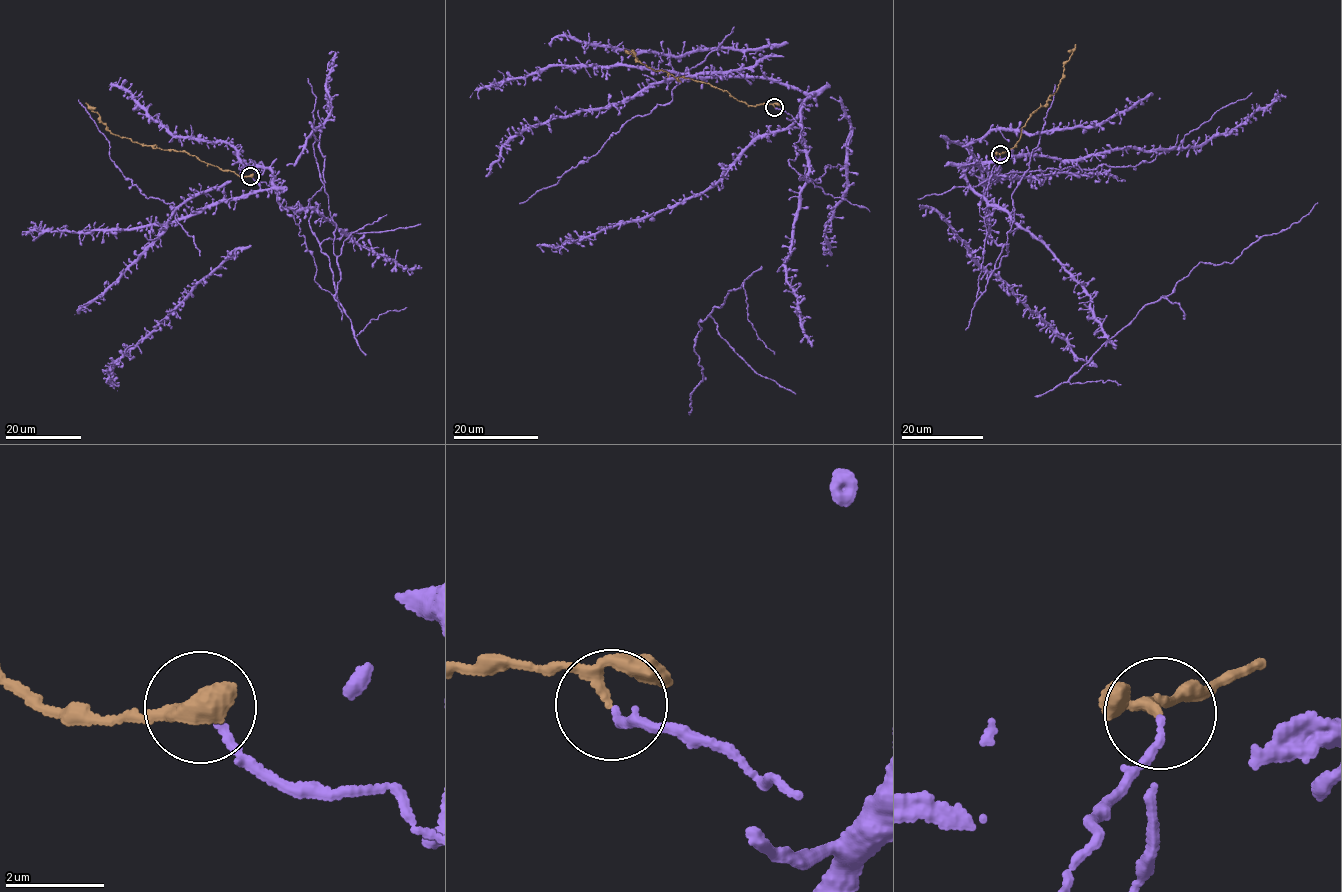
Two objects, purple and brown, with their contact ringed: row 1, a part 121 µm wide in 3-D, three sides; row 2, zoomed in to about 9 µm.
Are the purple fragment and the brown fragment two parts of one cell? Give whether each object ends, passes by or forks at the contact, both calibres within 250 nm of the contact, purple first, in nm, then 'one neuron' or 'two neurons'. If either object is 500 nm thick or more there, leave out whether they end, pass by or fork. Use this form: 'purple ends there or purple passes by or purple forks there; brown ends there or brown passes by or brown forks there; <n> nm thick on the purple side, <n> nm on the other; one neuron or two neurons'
purple ends there; brown passes by; 140 nm thick on the purple side, 150 nm on the other; one neuron

